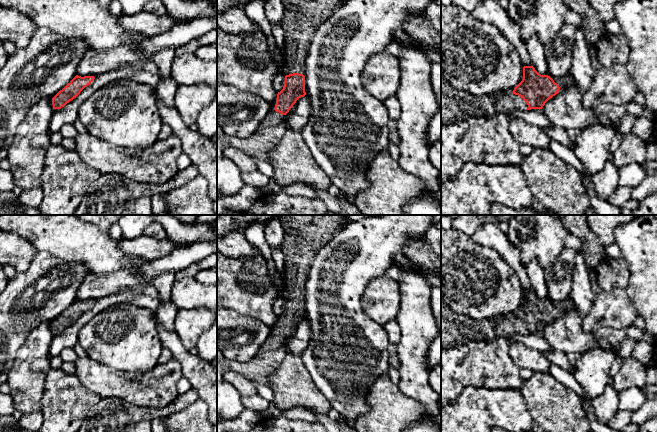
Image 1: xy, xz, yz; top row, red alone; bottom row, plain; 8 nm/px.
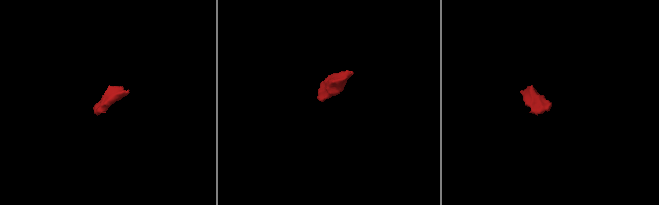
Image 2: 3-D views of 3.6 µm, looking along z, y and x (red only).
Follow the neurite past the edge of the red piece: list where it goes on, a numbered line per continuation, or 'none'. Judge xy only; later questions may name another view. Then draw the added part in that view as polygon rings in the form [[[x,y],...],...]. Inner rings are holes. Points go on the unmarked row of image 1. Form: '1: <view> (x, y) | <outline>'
none

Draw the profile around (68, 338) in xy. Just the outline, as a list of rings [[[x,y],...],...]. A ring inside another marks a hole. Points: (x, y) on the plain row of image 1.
[[[149,283],[142,293],[117,294],[96,300],[90,309],[61,333],[55,333],[50,345],[50,357],[59,356],[65,348],[73,348],[78,343],[80,329],[96,314],[119,303],[128,303],[156,312],[162,305],[157,289]]]

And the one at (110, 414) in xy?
[[[192,387],[163,408],[138,407],[115,397],[101,398],[90,410],[78,432],[134,432],[141,421],[152,422],[182,411],[198,398],[197,391]]]

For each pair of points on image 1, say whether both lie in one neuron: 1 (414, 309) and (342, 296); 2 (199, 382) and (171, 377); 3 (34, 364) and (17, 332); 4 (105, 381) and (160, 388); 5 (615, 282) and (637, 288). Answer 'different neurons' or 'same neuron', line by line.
1: different neurons
2: different neurons
3: different neurons
4: same neuron
5: different neurons

